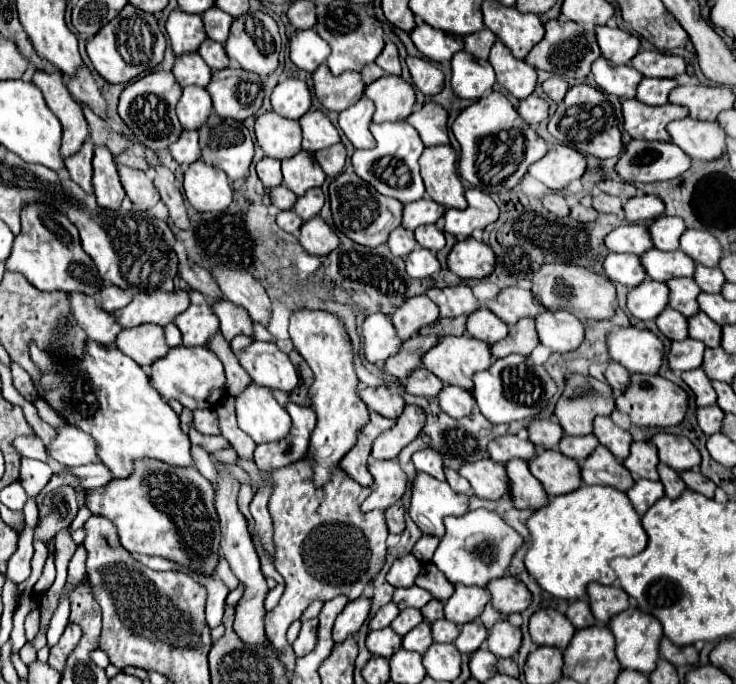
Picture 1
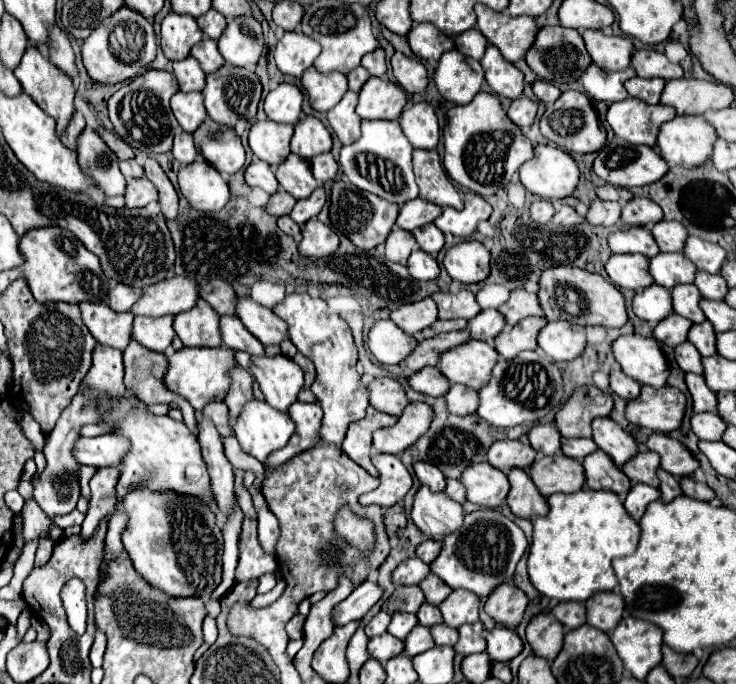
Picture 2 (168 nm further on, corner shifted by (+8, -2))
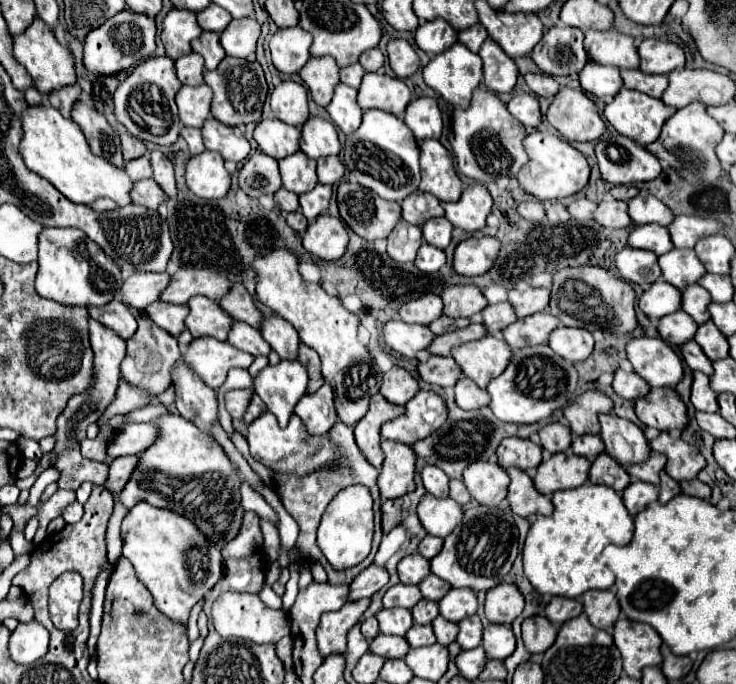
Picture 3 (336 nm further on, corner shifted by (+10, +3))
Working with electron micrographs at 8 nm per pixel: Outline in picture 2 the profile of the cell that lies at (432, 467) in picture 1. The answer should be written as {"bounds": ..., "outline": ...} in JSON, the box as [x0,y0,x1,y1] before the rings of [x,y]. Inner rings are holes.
{"bounds":[412,462,446,492],"outline":[[[414,462],[412,468],[414,468],[418,480],[420,480],[422,484],[430,486],[430,490],[434,490],[434,492],[444,490],[444,486],[446,486],[446,478],[444,478],[444,474],[442,474],[436,466],[426,464],[426,462]]]}

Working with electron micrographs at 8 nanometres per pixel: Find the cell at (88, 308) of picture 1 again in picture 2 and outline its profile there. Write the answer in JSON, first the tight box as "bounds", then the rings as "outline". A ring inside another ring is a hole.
{"bounds":[80,302,134,350],"outline":[[[80,302],[80,312],[86,328],[98,344],[124,350],[130,342],[130,324],[134,314],[118,314],[106,302]]]}

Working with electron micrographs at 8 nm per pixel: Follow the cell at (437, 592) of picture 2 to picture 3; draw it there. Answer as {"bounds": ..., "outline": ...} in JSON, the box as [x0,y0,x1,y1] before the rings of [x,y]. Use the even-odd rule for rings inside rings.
{"bounds":[420,575,450,601],"outline":[[[428,575],[420,585],[420,591],[422,591],[422,595],[424,595],[424,599],[430,599],[430,601],[440,601],[446,593],[448,593],[448,589],[450,589],[450,583],[446,583],[446,581],[442,581],[440,577],[436,577],[436,575]]]}

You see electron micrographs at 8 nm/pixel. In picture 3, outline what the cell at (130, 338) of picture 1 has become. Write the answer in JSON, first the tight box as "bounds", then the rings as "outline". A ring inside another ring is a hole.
{"bounds":[146,301,188,335],"outline":[[[154,301],[146,309],[148,317],[162,329],[166,329],[170,335],[180,335],[184,331],[184,319],[188,315],[188,305],[172,305],[164,301]]]}

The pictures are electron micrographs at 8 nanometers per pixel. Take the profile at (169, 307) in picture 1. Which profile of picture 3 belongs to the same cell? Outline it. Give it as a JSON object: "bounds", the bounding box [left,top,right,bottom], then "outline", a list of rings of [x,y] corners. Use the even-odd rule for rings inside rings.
{"bounds":[160,267,232,303],"outline":[[[182,267],[172,275],[172,283],[160,297],[168,303],[188,303],[188,299],[196,295],[206,295],[212,301],[220,301],[232,283],[226,275],[212,273],[212,269],[198,269],[198,267]]]}

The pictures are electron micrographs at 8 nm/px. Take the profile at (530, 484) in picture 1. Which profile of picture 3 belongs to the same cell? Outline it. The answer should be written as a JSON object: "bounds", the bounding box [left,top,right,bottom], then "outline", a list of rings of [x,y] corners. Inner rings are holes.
{"bounds":[506,467,554,519],"outline":[[[508,467],[506,473],[510,477],[508,501],[516,515],[520,515],[524,519],[530,519],[534,515],[552,515],[554,505],[552,505],[550,497],[538,493],[532,479],[522,469]]]}

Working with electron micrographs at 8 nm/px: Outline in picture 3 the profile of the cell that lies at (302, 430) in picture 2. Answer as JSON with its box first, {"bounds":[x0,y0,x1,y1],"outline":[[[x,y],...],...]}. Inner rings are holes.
{"bounds":[296,383,338,435],"outline":[[[324,383],[316,393],[306,395],[296,405],[296,415],[304,421],[308,431],[314,435],[324,435],[338,421],[334,409],[334,389],[330,383]]]}

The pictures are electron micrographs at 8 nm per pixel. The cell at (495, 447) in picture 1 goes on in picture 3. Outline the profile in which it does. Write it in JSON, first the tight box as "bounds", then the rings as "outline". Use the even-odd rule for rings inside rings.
{"bounds":[498,437,542,471],"outline":[[[508,437],[502,439],[498,451],[498,463],[508,469],[508,467],[518,467],[522,471],[536,469],[542,461],[542,447],[534,445],[530,439],[520,439],[520,437]]]}

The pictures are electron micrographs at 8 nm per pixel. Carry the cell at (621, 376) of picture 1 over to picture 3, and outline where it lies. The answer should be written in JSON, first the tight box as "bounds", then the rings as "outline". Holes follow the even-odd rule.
{"bounds":[612,369,650,401],"outline":[[[618,369],[618,371],[614,373],[614,383],[612,383],[612,387],[614,387],[614,391],[616,391],[620,397],[624,397],[624,399],[628,399],[628,401],[636,401],[636,399],[648,395],[648,391],[650,391],[650,385],[648,385],[640,375],[636,375],[636,373],[626,373],[626,371],[622,371],[622,369]]]}

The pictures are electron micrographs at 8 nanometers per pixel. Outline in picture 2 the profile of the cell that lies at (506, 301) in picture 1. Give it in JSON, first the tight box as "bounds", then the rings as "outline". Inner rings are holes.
{"bounds":[498,288,544,326],"outline":[[[522,288],[512,290],[510,298],[498,308],[498,312],[502,312],[508,326],[514,326],[522,318],[528,318],[528,316],[544,316],[536,294],[530,294]]]}

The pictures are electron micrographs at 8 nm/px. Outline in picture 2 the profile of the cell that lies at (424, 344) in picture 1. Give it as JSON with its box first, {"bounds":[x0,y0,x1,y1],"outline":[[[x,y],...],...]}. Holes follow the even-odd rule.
{"bounds":[400,330,470,372],"outline":[[[464,330],[464,332],[438,334],[438,336],[434,336],[434,338],[422,340],[422,342],[418,342],[418,346],[406,356],[406,360],[404,360],[400,366],[406,368],[406,370],[412,370],[412,372],[422,370],[424,366],[436,366],[436,360],[438,360],[438,356],[440,356],[440,352],[462,344],[462,342],[466,342],[468,338],[470,338],[470,334]]]}

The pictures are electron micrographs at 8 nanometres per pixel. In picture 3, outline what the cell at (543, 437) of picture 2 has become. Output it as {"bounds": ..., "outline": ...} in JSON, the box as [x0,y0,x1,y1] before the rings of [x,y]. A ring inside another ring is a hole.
{"bounds":[540,423,570,453],"outline":[[[550,423],[546,427],[540,429],[540,441],[542,441],[542,447],[548,451],[548,453],[560,453],[560,451],[566,451],[570,447],[570,427],[562,425],[562,423]]]}

